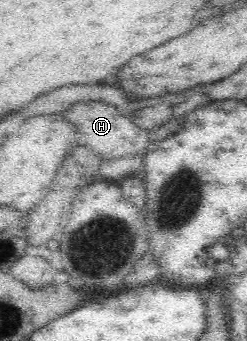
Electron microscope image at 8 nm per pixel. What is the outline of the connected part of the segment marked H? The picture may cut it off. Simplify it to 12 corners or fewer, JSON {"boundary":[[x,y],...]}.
{"boundary":[[102,101],[62,115],[102,161],[145,151],[153,132]]}

